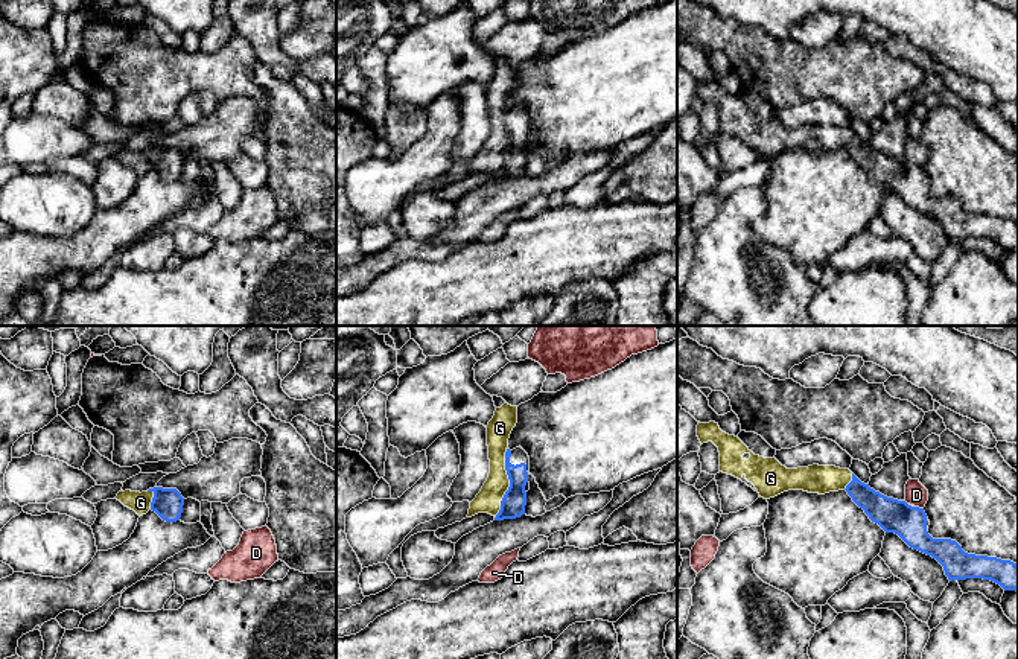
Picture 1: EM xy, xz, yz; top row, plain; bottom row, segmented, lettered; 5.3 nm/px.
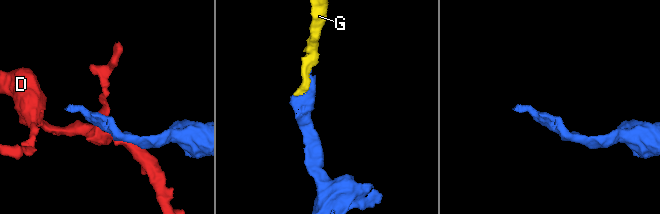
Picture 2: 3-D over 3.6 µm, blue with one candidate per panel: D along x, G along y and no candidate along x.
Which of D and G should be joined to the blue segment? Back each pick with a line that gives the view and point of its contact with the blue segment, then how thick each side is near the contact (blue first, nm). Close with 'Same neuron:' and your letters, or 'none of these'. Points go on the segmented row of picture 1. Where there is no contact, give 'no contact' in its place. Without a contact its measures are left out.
G: meets blue in xz at (510, 484); 130 nm thick on the blue side, 130 nm on the other
Same neuron: G

